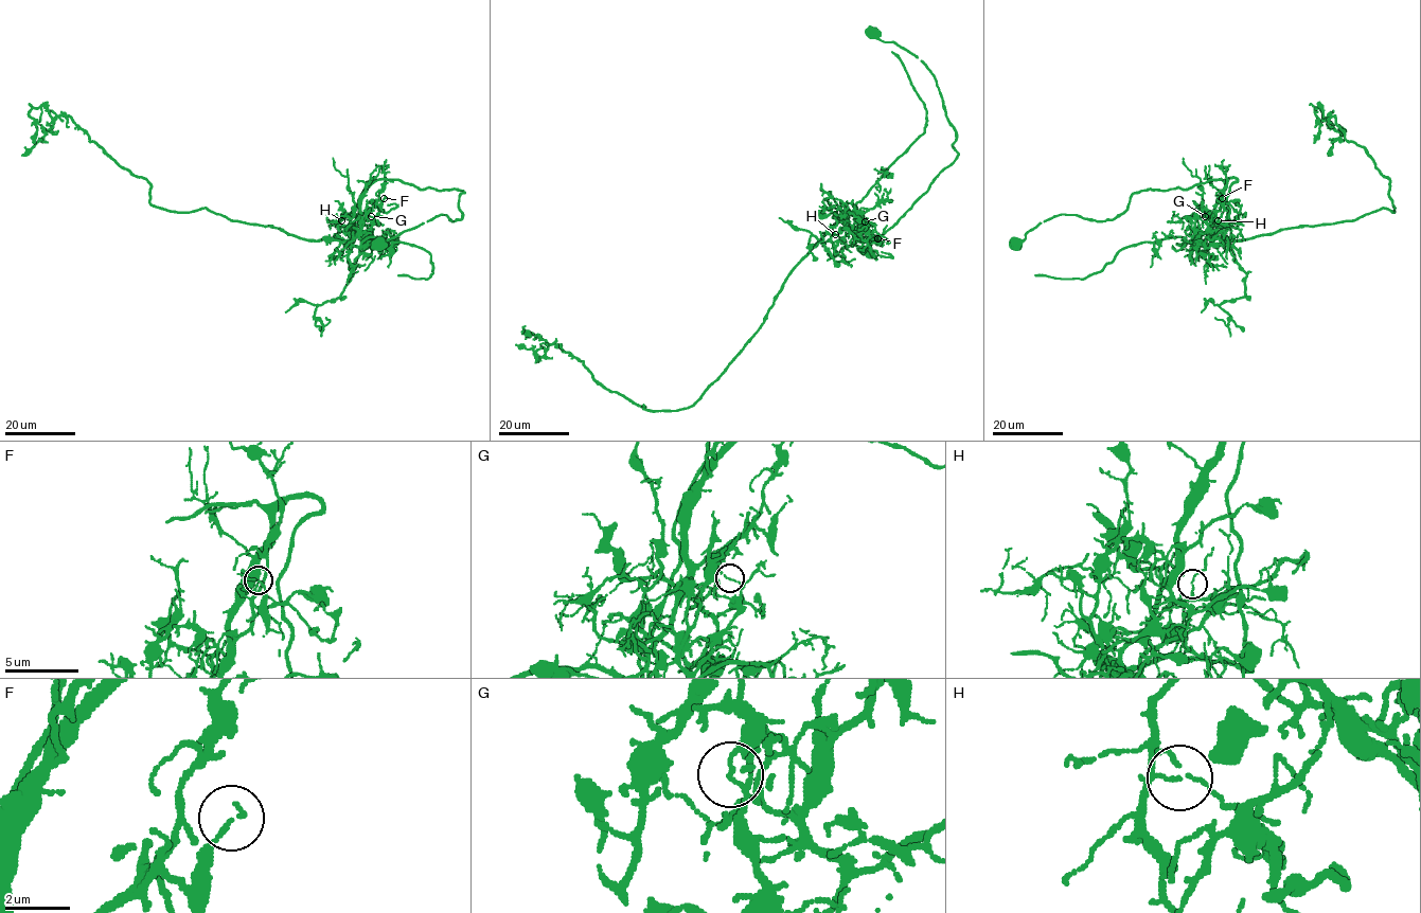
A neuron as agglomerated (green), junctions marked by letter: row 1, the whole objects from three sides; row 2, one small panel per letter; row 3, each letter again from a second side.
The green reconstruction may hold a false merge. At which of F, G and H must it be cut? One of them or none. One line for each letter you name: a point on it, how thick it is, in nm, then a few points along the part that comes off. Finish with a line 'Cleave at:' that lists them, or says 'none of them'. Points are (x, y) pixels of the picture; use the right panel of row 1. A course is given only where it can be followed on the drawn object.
G: Place: (1205, 216). Thickness 90 nm. Course of the part to remove: (1205, 216), (1208, 229), (1199, 243), (1354, 220), (1383, 208), (1393, 212), (1389, 180), (1318, 106), (1313, 143)
Cleave at: G

